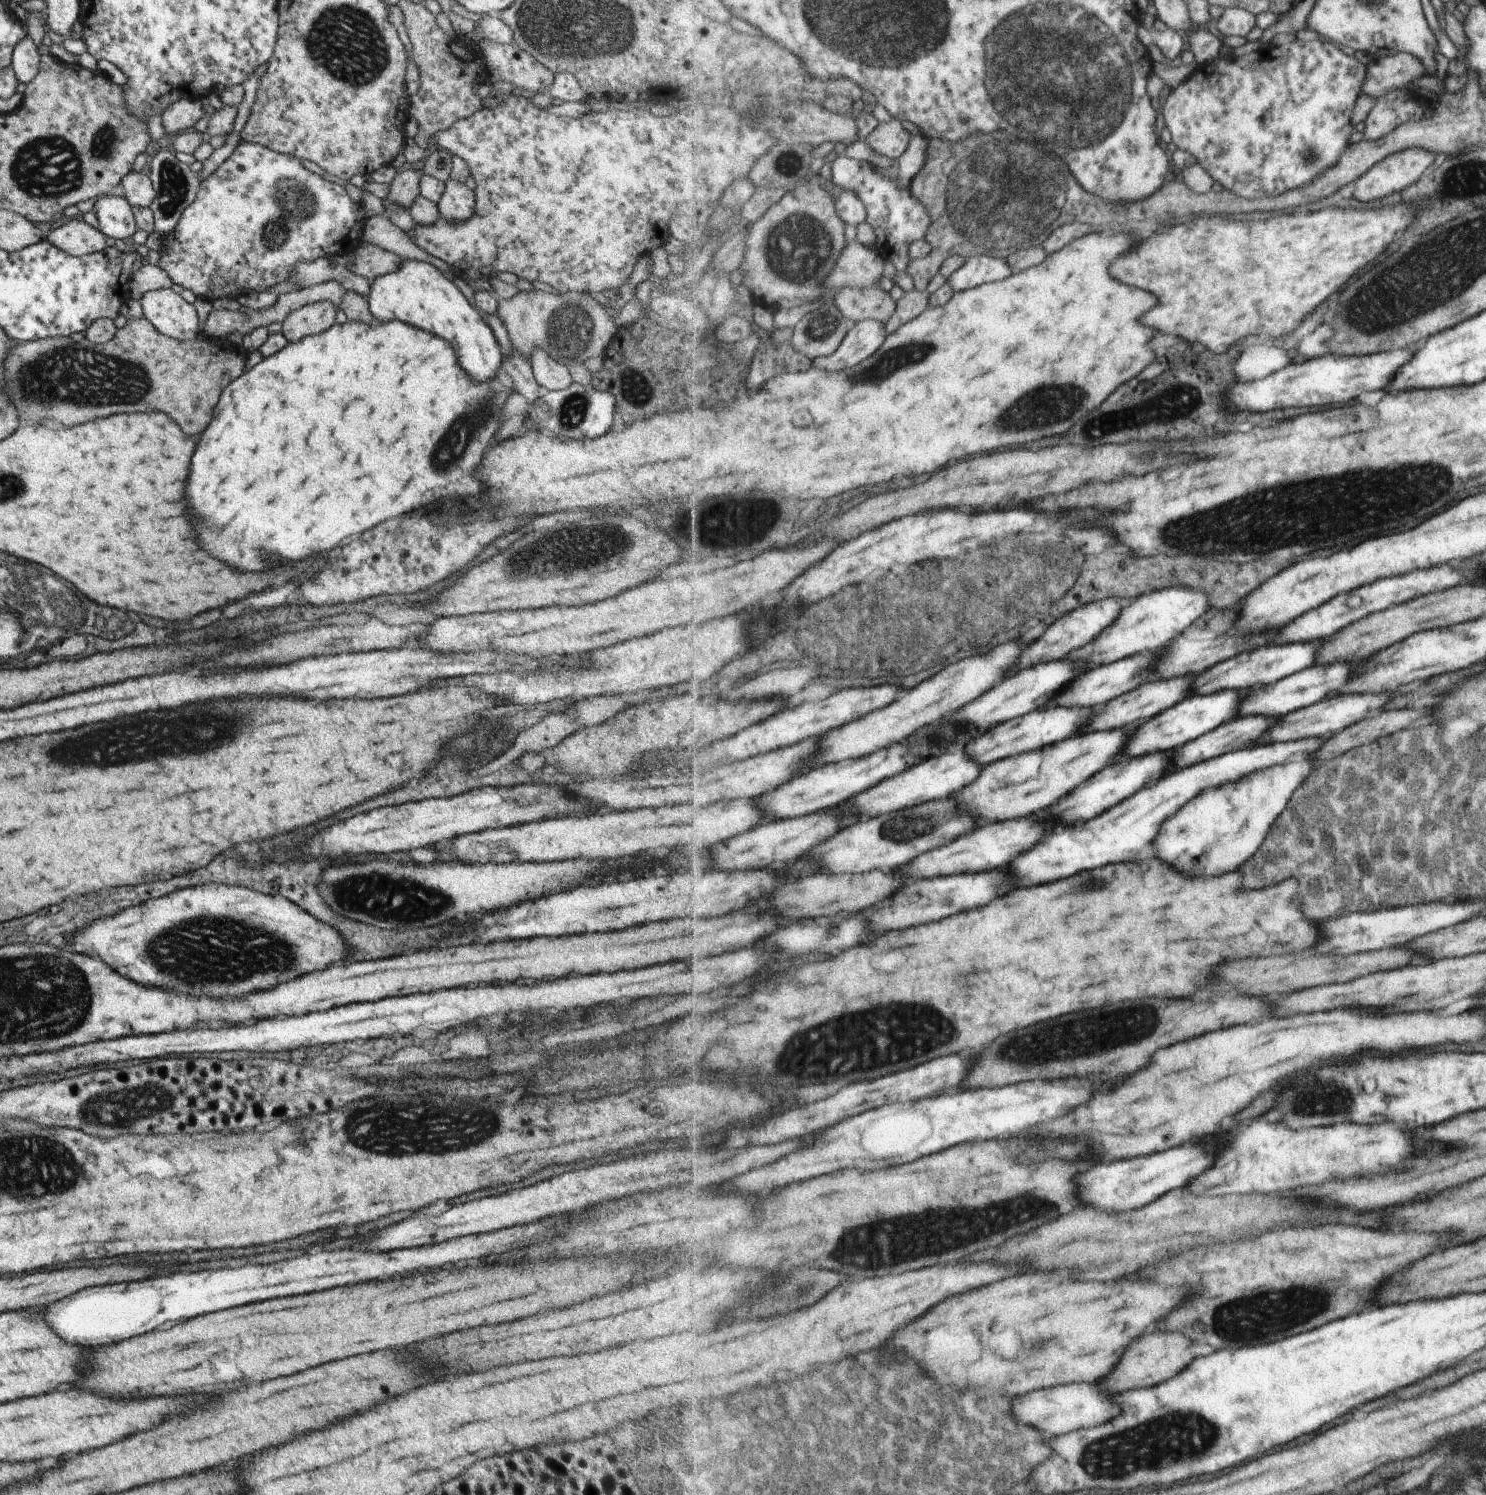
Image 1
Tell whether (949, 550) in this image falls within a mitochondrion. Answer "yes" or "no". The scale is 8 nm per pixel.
yes

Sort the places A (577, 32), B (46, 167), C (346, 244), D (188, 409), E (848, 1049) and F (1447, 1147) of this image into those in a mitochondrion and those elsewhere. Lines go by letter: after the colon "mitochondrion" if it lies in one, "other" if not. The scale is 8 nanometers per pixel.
A: mitochondrion
B: mitochondrion
C: other
D: other
E: mitochondrion
F: other

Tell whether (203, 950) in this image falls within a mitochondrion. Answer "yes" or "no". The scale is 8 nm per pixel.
yes

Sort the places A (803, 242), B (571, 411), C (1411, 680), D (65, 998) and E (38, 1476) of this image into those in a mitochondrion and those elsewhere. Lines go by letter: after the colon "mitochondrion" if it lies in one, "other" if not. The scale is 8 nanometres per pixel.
A: mitochondrion
B: mitochondrion
C: other
D: mitochondrion
E: other

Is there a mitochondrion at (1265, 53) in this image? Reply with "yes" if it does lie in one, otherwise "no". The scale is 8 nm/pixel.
no

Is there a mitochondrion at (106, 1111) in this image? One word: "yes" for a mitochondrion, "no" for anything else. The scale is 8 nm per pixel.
yes

